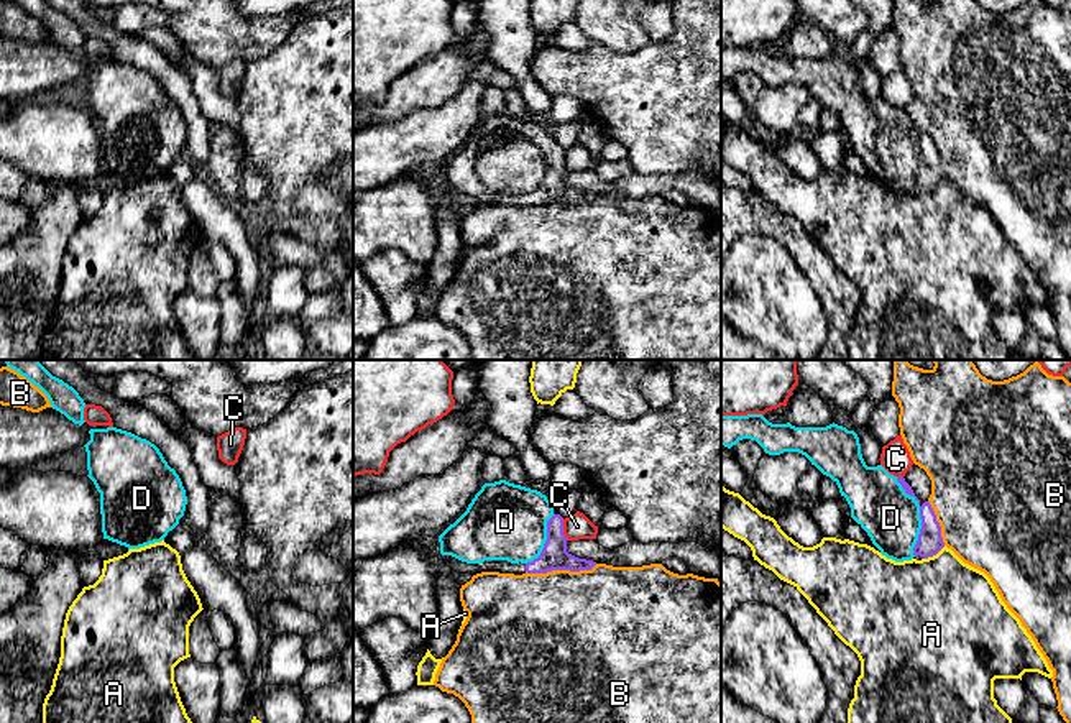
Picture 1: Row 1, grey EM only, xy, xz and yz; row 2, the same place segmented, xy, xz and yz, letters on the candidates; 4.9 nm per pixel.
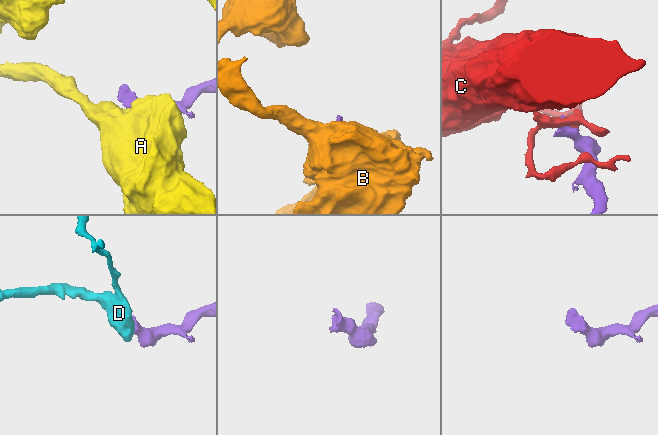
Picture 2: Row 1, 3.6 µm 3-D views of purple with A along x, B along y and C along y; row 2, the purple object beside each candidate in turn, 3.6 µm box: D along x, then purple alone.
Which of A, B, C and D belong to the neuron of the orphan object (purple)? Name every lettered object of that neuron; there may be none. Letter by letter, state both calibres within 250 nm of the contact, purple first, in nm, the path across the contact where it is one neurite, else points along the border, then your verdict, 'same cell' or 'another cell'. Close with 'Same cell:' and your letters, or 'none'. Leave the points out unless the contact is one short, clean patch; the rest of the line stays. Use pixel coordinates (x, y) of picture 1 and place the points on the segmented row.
A: 120/480 nm | along yz (945, 546), (923, 559) | another cell
B: 140/480 nm | another cell
C: 140/130 nm | along xz (562, 520), (562, 533), (569, 539) | another cell
D: 120/280 nm | across yz (930, 543), (920, 533), (920, 516), (891, 518) | same cell
Same cell: D

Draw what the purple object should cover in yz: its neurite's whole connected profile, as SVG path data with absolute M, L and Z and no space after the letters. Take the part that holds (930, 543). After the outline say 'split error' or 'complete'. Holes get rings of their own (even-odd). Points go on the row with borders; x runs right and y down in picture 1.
M762 414L721 416L721 445L731 449L742 439L756 440L769 455L784 452L805 455L811 465L838 485L841 496L851 508L851 518L887 559L895 562L912 560L917 555L928 559L945 547L941 526L930 501L922 504L903 477L890 475L882 465L867 467L854 431L834 422L826 427L772 424Z; split error

